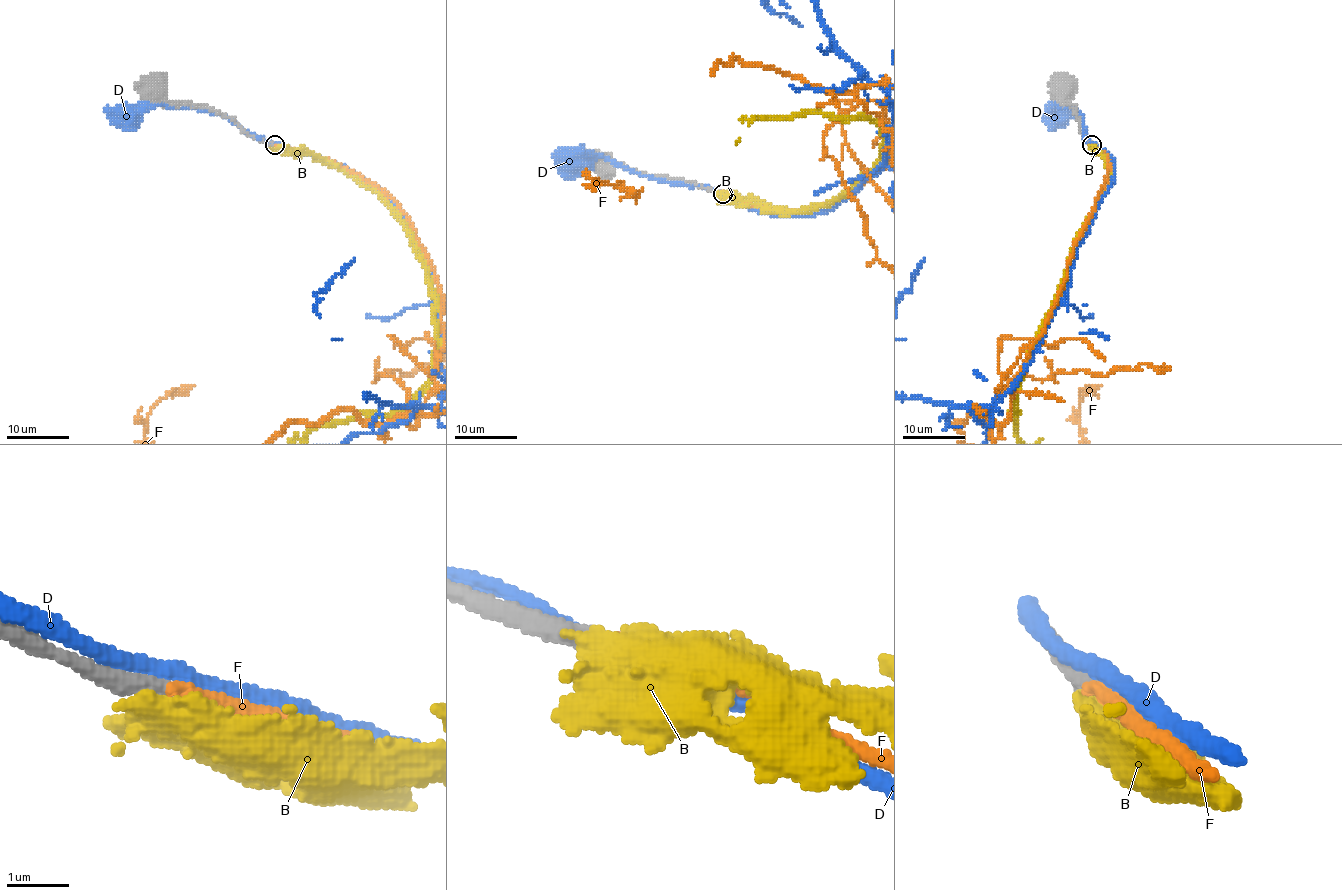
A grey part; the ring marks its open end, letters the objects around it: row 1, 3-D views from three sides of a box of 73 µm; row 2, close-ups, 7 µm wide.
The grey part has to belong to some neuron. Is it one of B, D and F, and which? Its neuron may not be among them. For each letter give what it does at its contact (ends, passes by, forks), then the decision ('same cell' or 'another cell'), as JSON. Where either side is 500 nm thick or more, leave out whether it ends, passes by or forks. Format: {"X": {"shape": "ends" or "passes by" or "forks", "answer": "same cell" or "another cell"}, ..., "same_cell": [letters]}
{"B": {"shape": "passes by", "answer": "another cell"}, "D": {"shape": "passes by", "answer": "another cell"}, "F": {"shape": "ends", "answer": "same cell"}, "same_cell": ["F"]}

